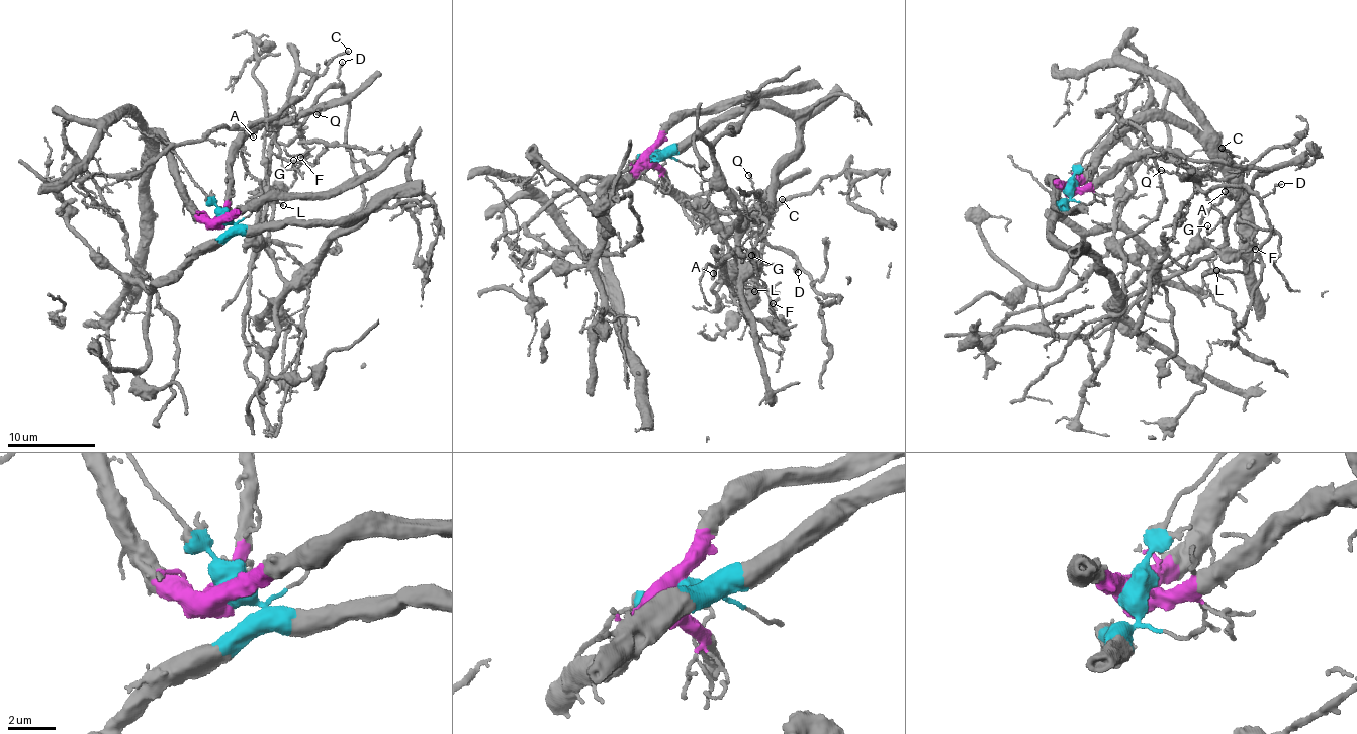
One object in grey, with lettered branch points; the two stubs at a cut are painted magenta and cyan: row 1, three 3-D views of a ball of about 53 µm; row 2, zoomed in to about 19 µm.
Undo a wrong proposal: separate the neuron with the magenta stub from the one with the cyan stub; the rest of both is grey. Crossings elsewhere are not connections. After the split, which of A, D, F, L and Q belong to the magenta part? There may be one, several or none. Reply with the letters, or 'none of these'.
A, D, Q

